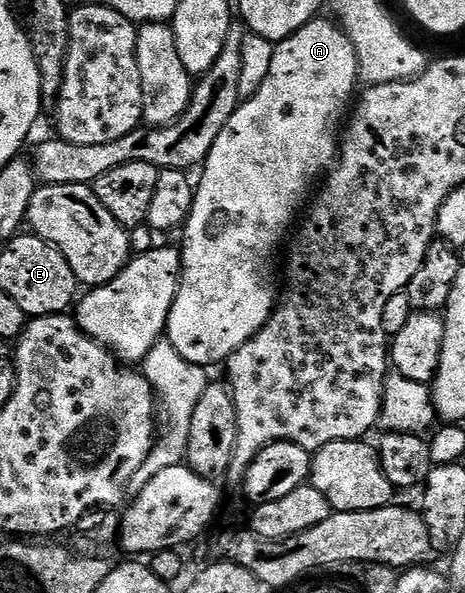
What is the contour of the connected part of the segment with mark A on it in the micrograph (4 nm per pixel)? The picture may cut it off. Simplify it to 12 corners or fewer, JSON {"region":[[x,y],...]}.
{"region":[[337,23],[274,48],[206,155],[164,333],[221,365],[360,79]]}

